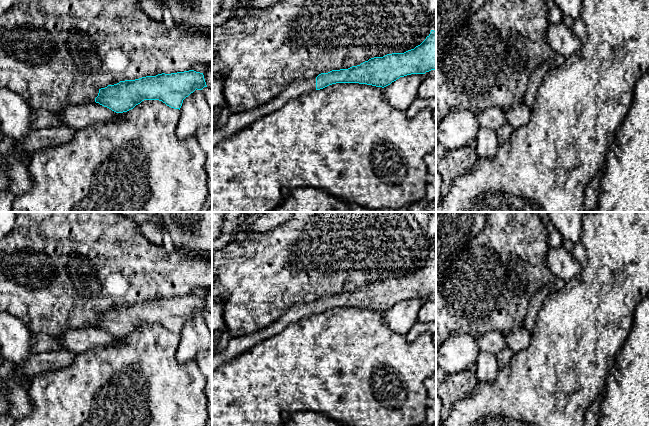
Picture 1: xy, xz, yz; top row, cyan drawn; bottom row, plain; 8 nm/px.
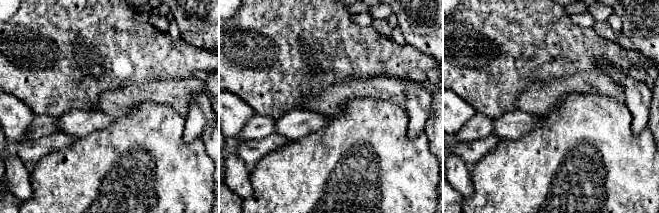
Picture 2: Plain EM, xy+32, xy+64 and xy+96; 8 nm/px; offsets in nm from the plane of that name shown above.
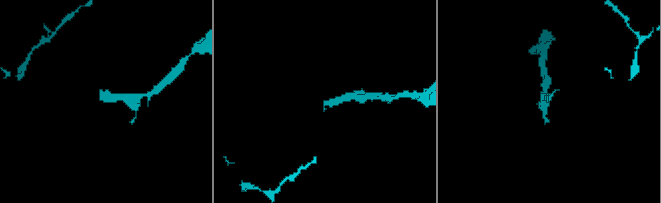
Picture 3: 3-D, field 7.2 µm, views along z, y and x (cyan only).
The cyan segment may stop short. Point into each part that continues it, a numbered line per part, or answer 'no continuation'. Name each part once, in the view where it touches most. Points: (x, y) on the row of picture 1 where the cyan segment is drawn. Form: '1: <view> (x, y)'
1: xz (238, 121)

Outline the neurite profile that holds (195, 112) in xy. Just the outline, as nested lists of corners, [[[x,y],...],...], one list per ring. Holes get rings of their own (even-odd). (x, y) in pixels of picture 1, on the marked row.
[[[195,90],[183,100],[176,135],[180,140],[197,137],[201,127],[212,126],[212,109],[201,90]]]

